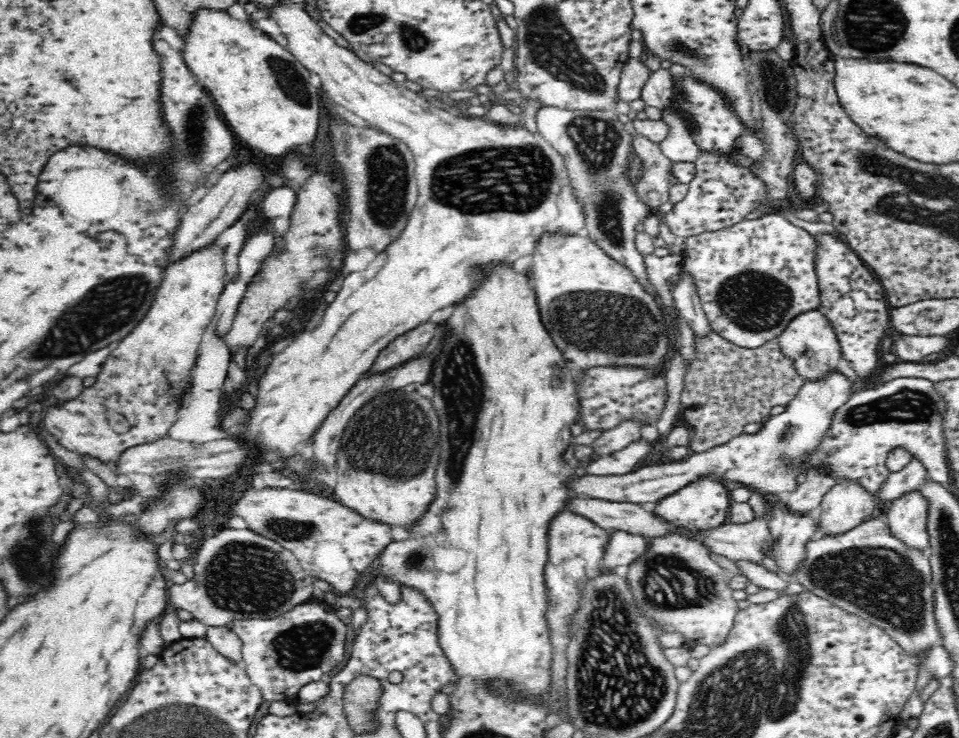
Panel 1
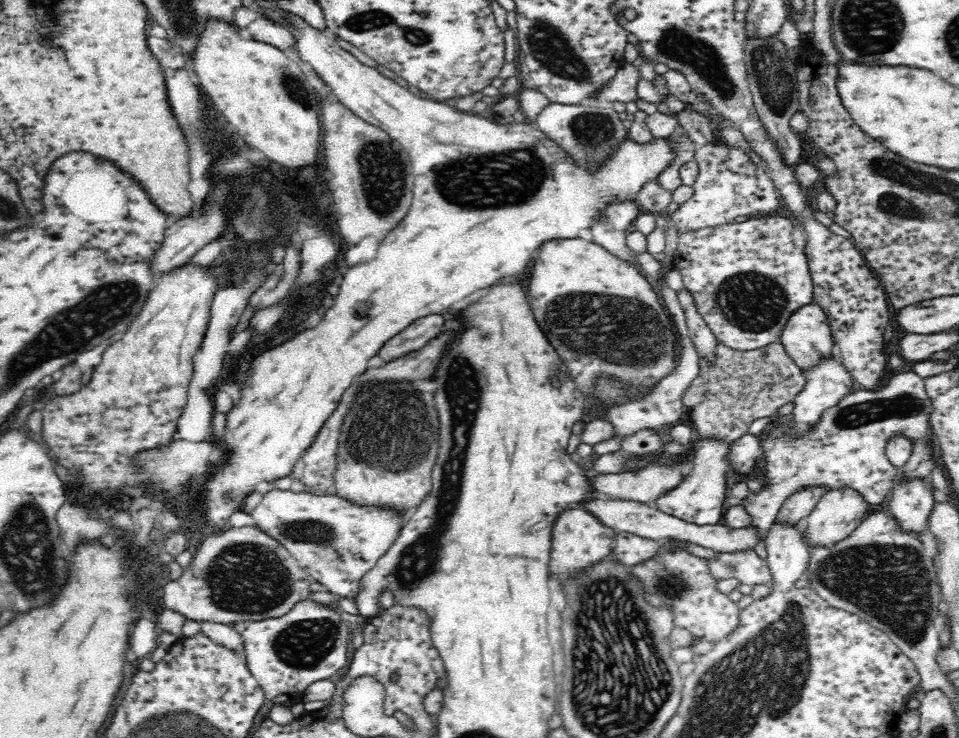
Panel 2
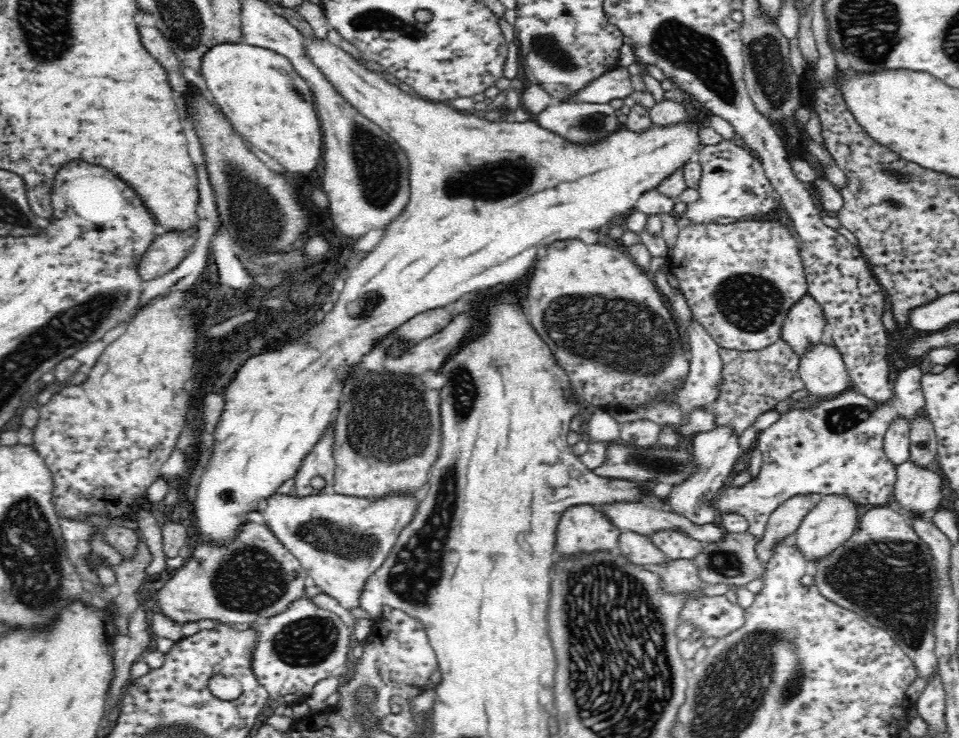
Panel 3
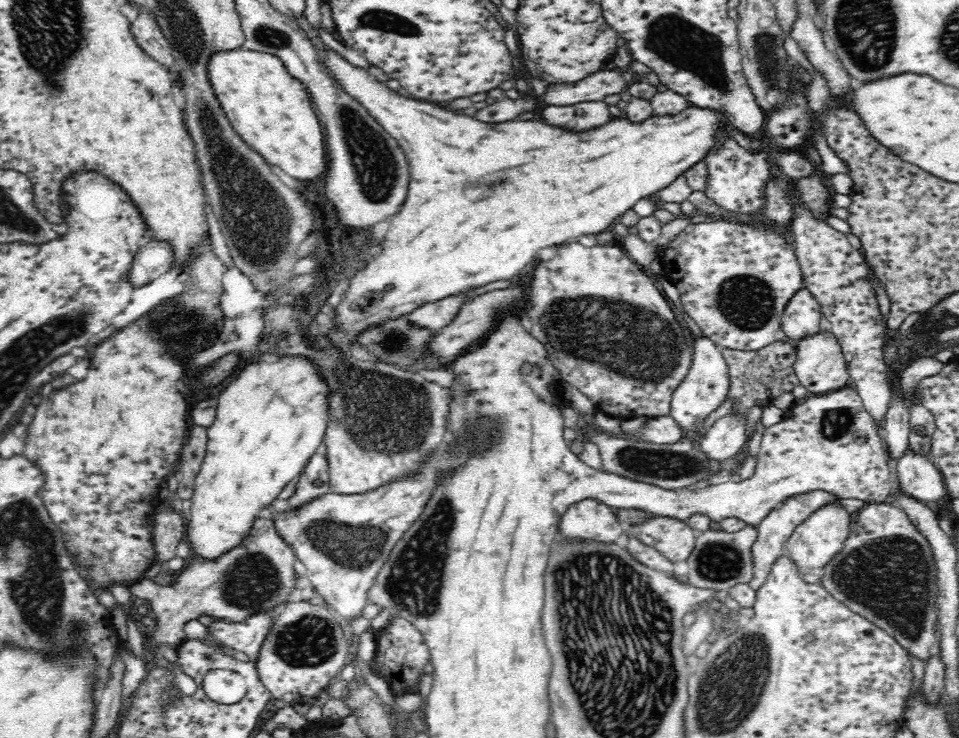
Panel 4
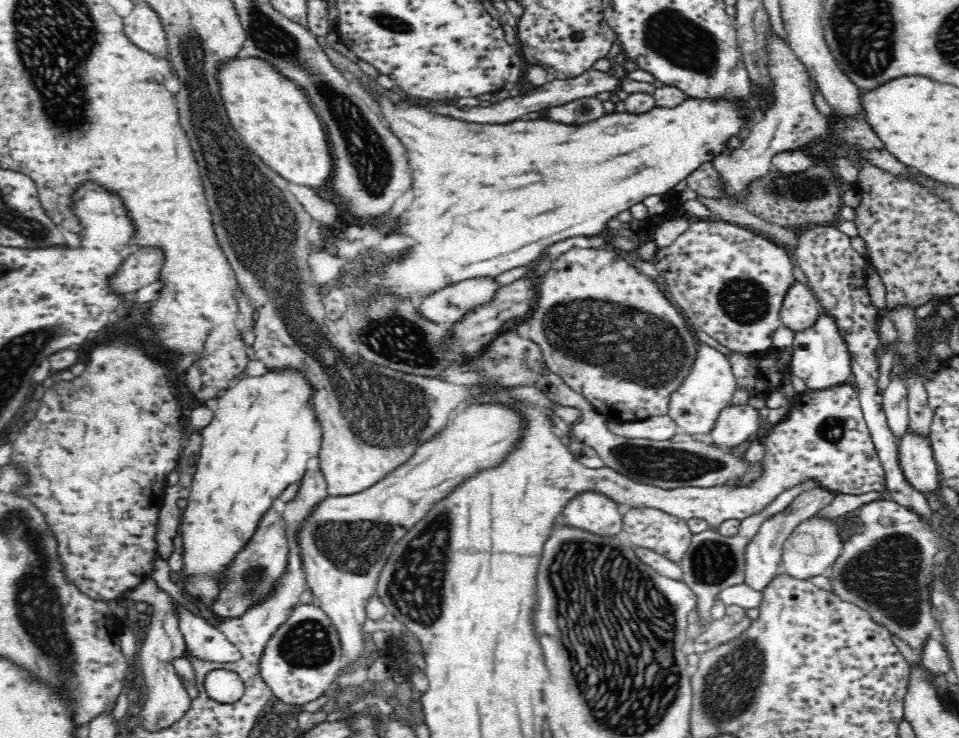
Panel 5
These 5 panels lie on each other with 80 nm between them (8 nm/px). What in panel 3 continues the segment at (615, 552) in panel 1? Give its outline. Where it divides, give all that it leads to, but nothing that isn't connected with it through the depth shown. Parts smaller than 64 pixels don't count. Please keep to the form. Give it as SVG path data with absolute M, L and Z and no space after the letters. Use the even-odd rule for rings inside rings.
M623 531L617 547L630 561L642 566L666 565L669 562L667 556L656 548L646 535L634 531Z

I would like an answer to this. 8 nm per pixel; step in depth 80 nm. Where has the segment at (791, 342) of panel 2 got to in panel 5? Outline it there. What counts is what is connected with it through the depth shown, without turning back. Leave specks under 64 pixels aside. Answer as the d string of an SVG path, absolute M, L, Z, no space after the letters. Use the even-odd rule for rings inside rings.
M796 277L786 289L779 315L782 324L794 332L810 326L820 312L821 303L803 278Z

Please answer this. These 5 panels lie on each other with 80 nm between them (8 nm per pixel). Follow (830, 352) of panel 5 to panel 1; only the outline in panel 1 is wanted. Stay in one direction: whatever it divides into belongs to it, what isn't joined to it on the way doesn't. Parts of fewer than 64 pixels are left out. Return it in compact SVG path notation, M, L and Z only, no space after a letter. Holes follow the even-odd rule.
M840 370L824 374L820 380L807 380L798 394L787 404L783 413L770 416L762 428L753 434L741 434L728 444L710 448L706 452L690 453L681 461L652 464L626 474L588 475L574 477L570 487L578 497L612 502L632 502L645 506L655 505L662 497L676 492L700 476L740 482L764 494L787 495L796 487L801 474L801 458L811 451L827 429L830 415L842 406L852 394L852 380Z

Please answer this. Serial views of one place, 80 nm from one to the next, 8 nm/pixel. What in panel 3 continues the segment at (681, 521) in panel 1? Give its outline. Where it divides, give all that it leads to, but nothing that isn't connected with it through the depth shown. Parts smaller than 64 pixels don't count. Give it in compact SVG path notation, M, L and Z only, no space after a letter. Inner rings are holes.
M715 425L712 430L697 433L693 440L693 452L698 461L698 470L696 474L676 486L668 494L668 503L670 503L672 513L686 517L690 522L697 526L713 524L716 520L716 513L707 506L709 498L723 485L723 481L732 471L732 465L742 454L742 445L740 445L741 435L736 433L732 425Z

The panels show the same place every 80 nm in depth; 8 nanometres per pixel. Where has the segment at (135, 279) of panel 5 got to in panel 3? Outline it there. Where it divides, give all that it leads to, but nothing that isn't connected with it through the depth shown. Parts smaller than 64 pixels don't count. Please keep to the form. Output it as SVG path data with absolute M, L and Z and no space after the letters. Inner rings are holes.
M197 231L186 235L160 232L150 248L146 248L146 252L141 255L142 258L137 264L139 279L149 281L176 268L197 240Z

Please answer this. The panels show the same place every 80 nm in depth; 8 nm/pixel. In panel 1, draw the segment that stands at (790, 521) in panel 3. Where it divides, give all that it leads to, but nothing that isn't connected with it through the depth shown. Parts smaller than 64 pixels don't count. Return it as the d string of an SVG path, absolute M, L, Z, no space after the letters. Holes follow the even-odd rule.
M810 470L799 480L797 487L789 494L785 495L782 503L792 515L798 517L814 516L819 509L819 504L823 496L832 488L838 480L831 476L818 472L815 474Z

